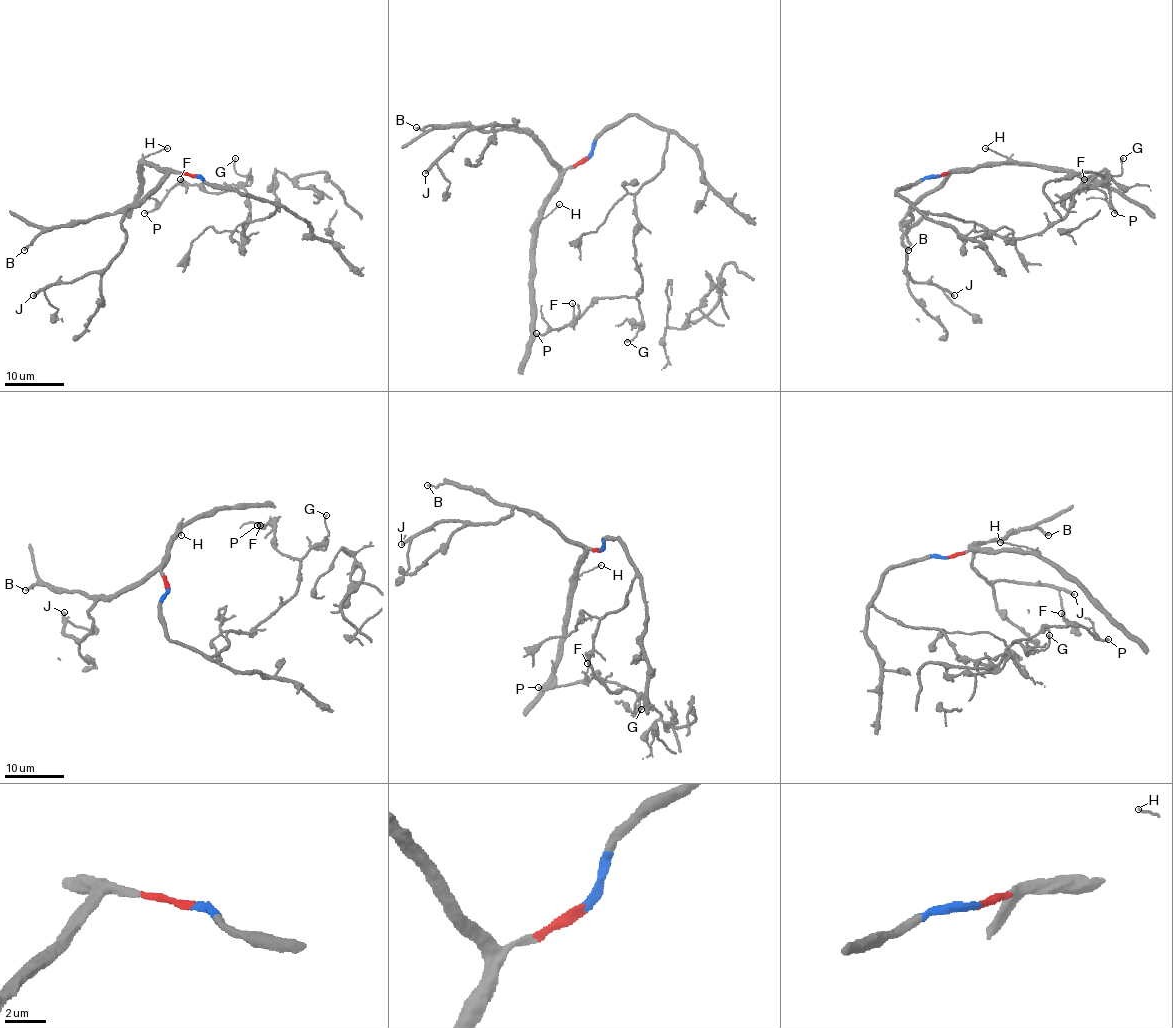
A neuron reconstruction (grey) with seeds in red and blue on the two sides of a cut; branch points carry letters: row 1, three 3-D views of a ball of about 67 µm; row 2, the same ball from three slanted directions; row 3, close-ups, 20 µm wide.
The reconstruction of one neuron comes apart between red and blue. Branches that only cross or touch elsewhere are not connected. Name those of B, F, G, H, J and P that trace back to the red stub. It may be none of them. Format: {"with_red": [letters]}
{"with_red": ["B", "H", "J"]}

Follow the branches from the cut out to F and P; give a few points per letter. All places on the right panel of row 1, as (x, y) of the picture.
F: (938, 176), (896, 194), (933, 214), (1017, 238), (1058, 222), (1078, 188), (1097, 183), (1084, 179)
P: (938, 176), (896, 194), (1003, 237), (1040, 234), (1088, 185), (1104, 185), (1115, 213)

